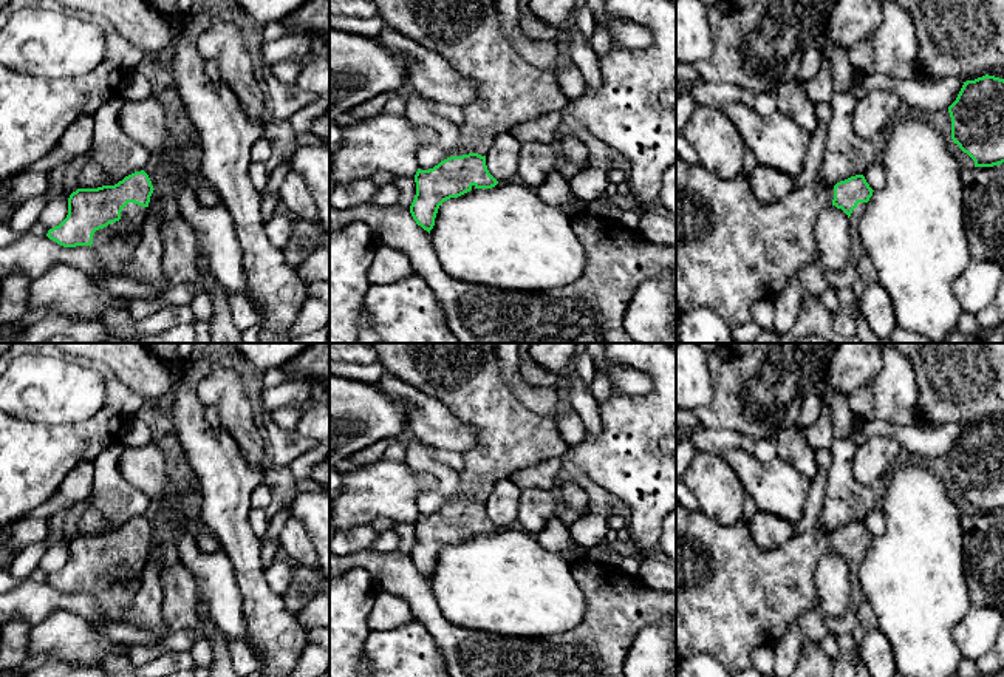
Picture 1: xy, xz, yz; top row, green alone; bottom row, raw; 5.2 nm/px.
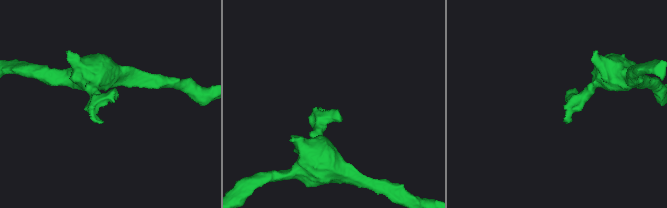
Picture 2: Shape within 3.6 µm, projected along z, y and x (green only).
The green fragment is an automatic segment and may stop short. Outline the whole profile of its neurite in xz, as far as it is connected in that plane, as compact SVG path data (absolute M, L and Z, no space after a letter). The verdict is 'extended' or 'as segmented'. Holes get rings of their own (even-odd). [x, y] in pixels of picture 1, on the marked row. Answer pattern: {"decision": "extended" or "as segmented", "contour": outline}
{"decision": "extended", "contour": "M376 0L377 15L385 26L442 56L461 76L478 83L478 97L464 107L459 125L469 153L450 156L429 170L418 168L415 175L416 195L410 213L429 233L444 201L498 184L486 165L486 155L497 134L548 113L562 113L569 100L554 73L535 68L517 53L501 29L495 5L497 0Z"}

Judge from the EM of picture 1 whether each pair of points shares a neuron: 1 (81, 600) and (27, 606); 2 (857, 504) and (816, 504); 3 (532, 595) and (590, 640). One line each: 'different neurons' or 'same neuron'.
1: same neuron
2: different neurons
3: different neurons

